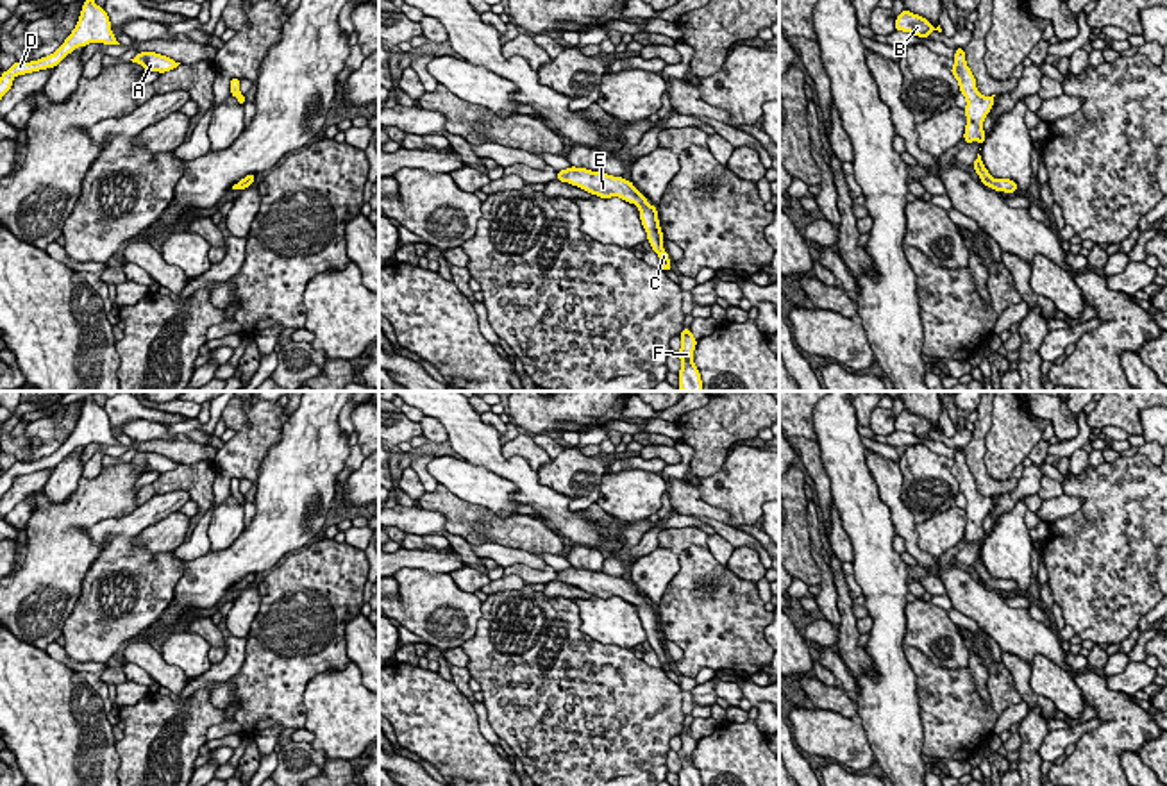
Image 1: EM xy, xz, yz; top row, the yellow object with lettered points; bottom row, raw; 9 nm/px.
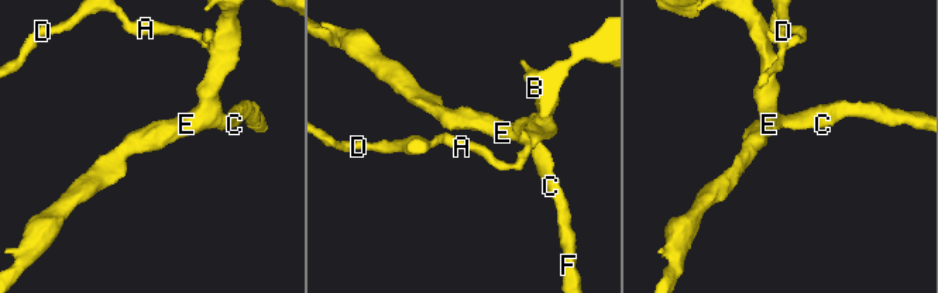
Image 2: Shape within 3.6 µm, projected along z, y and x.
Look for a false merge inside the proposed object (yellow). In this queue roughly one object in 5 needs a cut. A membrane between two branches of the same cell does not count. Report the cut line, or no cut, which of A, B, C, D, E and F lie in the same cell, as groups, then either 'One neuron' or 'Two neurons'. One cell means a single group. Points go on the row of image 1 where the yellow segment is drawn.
No split. Groups: A B C D E F. One neuron

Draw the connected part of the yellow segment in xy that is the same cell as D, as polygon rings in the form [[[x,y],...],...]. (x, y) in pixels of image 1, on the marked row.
[[[95,0],[84,2],[75,29],[54,54],[30,63],[16,61],[7,71],[2,71],[0,98],[11,89],[16,75],[55,68],[77,46],[86,46],[89,43],[120,45],[111,32],[107,13],[104,7],[97,5]]]

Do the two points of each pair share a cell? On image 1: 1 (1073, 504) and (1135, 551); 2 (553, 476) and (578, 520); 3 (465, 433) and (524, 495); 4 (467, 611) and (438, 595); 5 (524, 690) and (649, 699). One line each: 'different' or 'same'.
1: different
2: different
3: same
4: same
5: same

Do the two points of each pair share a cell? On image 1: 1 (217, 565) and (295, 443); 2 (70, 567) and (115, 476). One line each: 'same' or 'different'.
1: same
2: same

